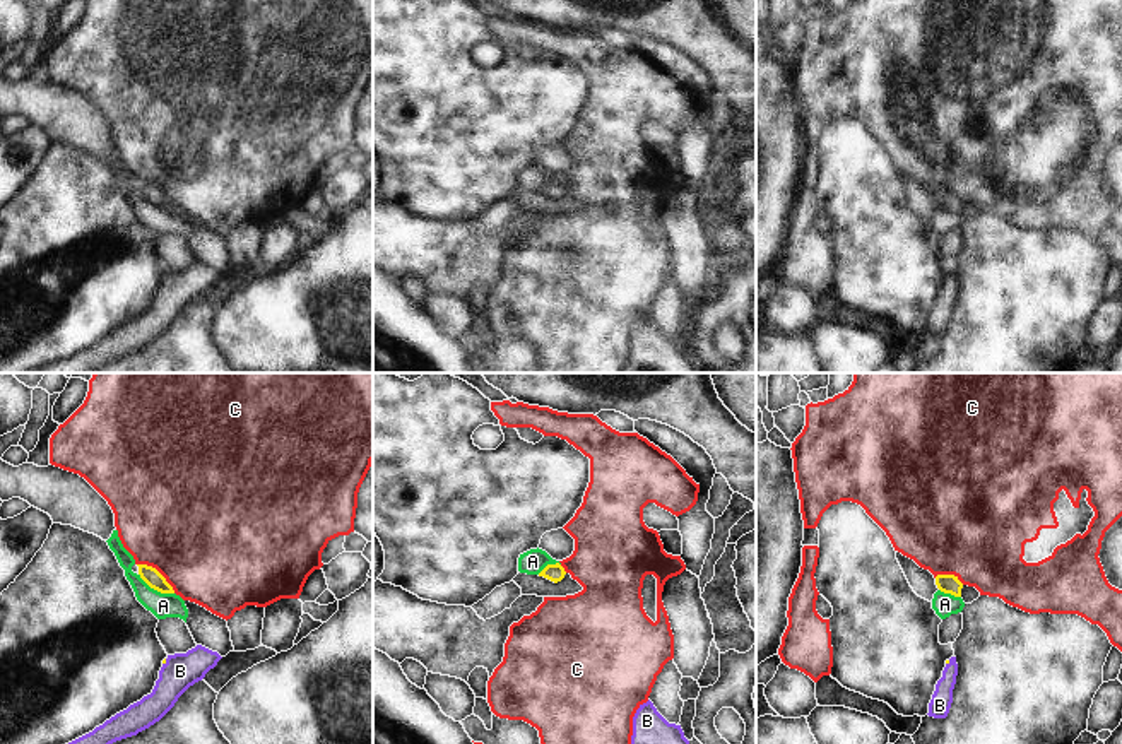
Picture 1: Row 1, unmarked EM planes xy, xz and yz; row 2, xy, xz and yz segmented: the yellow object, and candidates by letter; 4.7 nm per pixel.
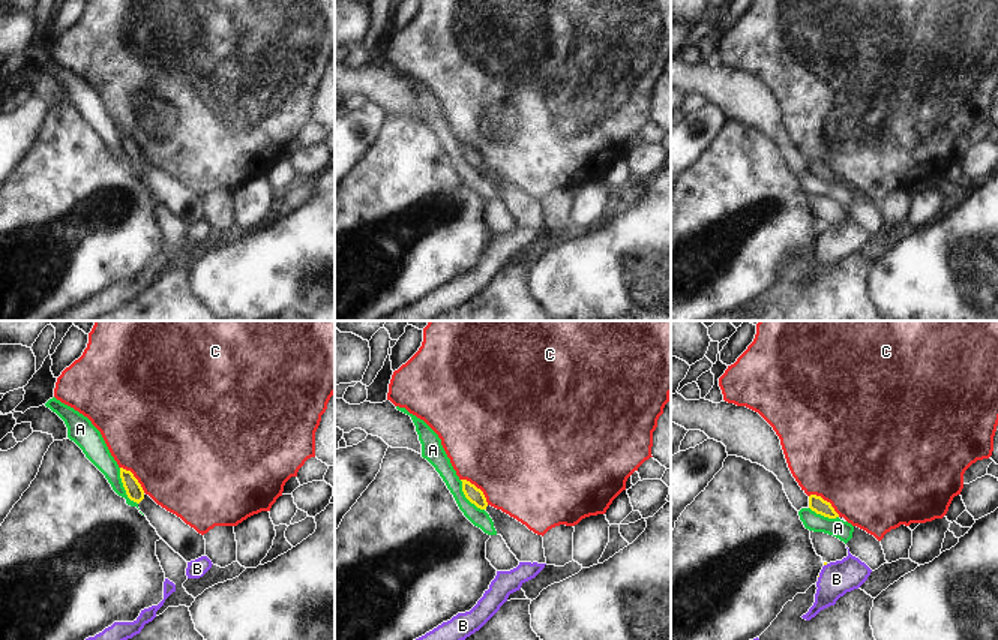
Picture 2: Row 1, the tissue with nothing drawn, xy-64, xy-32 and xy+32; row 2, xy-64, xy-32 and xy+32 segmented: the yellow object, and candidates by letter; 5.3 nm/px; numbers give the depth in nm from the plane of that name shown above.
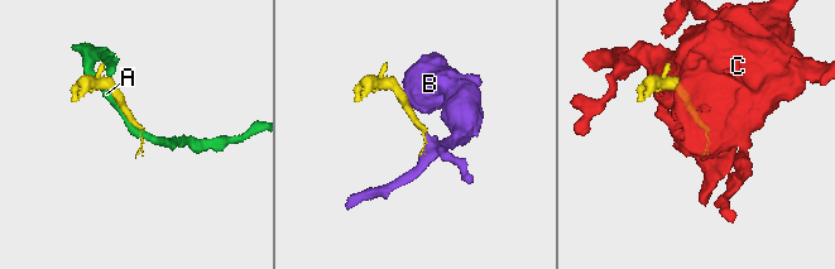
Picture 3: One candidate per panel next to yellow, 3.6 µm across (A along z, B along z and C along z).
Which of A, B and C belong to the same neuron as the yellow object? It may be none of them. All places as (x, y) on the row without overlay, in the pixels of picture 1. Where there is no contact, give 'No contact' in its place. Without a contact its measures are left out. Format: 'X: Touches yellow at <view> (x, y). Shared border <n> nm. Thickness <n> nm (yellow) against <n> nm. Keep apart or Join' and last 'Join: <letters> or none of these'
A: Touches yellow at xy (156, 206). Shared border 190 nm. Thickness 80 nm (yellow) against 120 nm. Keep apart
B: Touches yellow at xy (165, 279). Shared border 40 nm. Thickness 20 nm (yellow) against 160 nm. Join
C: Touches yellow at xy (158, 188). Shared border 240 nm. Thickness 80 nm (yellow) against 500 nm. Keep apart
Join: B.

